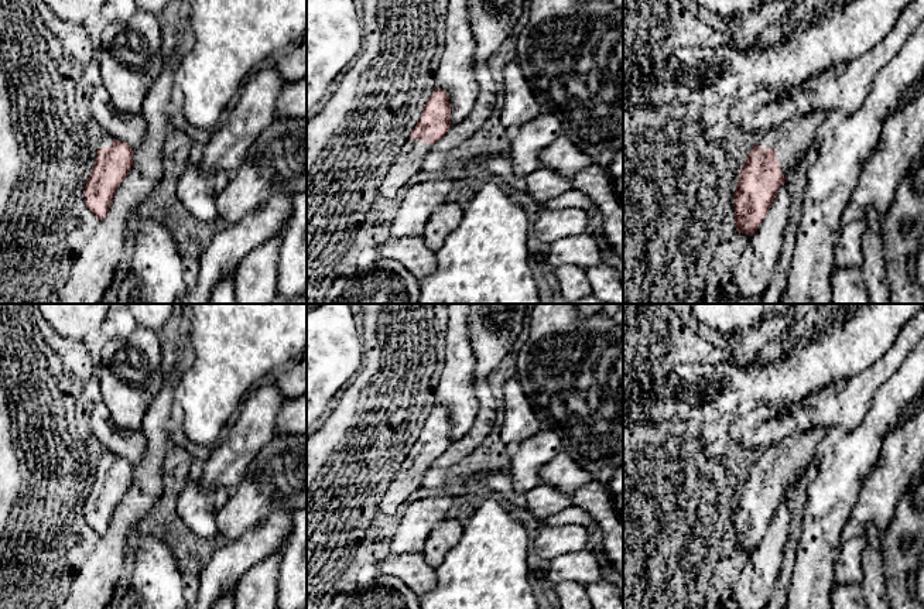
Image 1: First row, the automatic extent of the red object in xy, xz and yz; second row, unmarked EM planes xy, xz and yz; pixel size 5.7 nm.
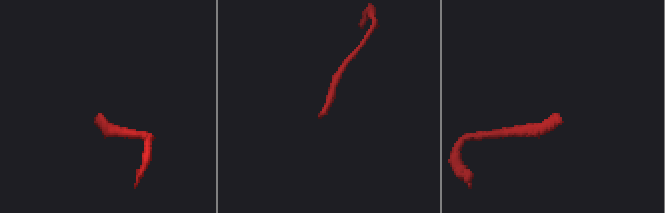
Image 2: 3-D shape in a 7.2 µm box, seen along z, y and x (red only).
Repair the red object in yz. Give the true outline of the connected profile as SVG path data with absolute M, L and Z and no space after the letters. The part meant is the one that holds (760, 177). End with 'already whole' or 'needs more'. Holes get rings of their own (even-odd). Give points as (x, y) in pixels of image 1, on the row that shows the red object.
M815 110L759 136L743 162L733 195L736 230L745 235L757 230L778 188L788 182L795 161L815 143L815 131L829 114Z | needs more

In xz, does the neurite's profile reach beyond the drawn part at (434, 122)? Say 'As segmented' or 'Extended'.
Extended

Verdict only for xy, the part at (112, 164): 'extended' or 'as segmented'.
extended

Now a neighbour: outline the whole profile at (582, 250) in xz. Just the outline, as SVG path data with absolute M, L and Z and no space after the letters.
M588 232L552 242L544 260L554 268L567 263L572 263L581 268L589 268L603 261L595 237Z

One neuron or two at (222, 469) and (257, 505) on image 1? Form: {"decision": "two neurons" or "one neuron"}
{"decision": "two neurons"}

